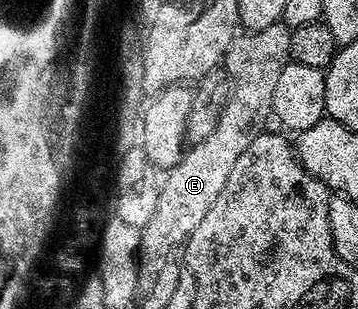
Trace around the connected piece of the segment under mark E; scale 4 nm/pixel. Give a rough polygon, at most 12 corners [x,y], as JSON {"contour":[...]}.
{"contour":[[279,21],[241,33],[217,127],[185,149],[140,231],[141,291],[154,288],[238,156],[273,117],[290,61]]}

